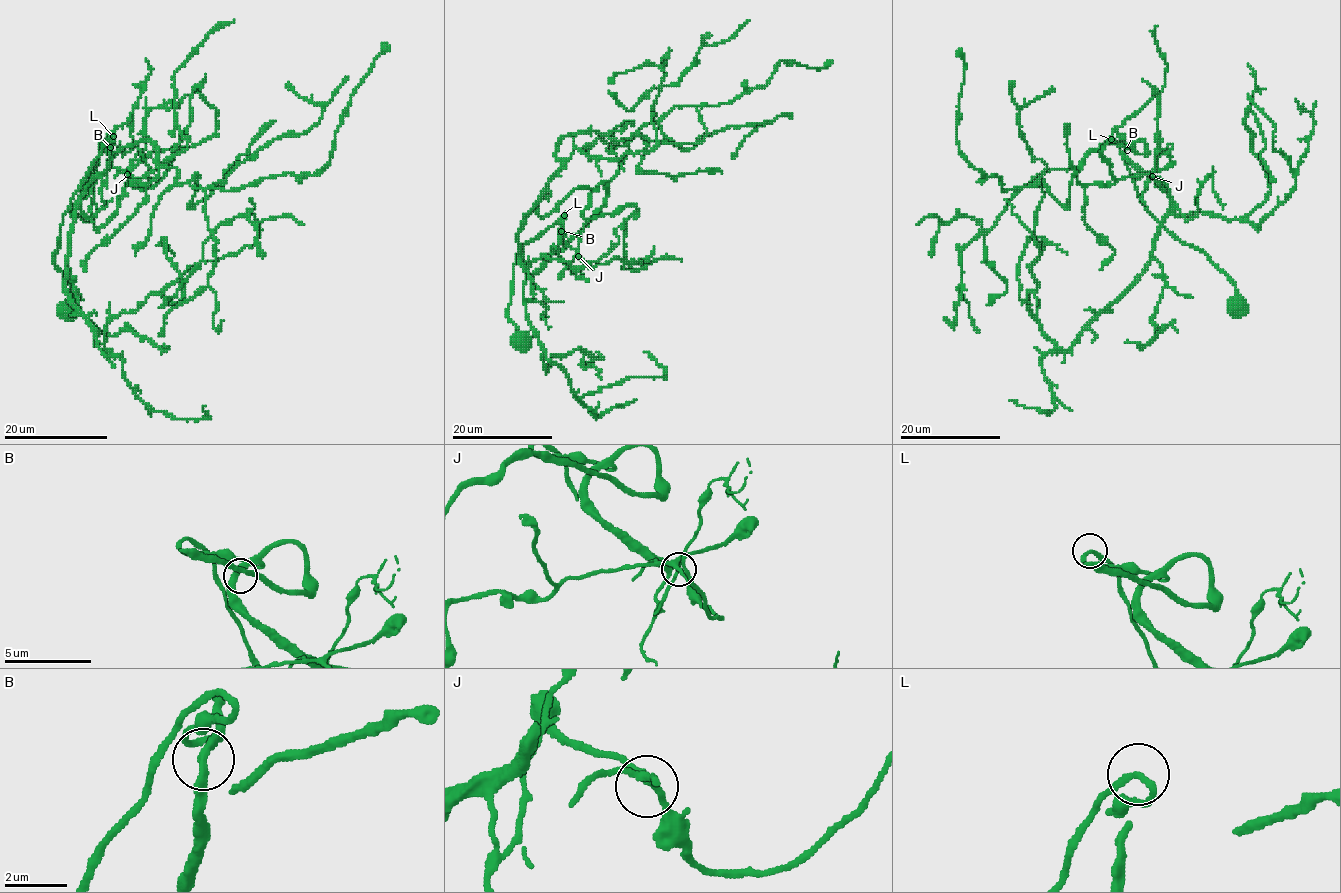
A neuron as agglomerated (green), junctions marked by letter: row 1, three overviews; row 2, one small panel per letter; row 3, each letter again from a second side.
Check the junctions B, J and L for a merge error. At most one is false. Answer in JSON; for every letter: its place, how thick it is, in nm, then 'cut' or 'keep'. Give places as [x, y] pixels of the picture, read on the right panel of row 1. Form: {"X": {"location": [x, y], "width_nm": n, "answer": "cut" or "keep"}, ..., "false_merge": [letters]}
{"B": {"location": [1127, 150], "width_nm": 320, "answer": "keep"}, "J": {"location": [1152, 176], "width_nm": 220, "answer": "keep"}, "L": {"location": [1111, 139], "width_nm": 200, "answer": "keep"}, "false_merge": []}

